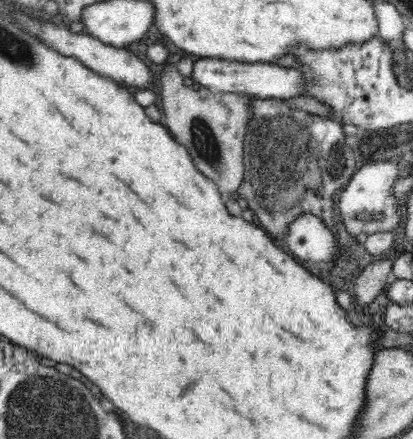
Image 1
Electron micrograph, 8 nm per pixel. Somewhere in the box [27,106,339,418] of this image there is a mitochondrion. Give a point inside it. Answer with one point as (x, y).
(203, 138)

